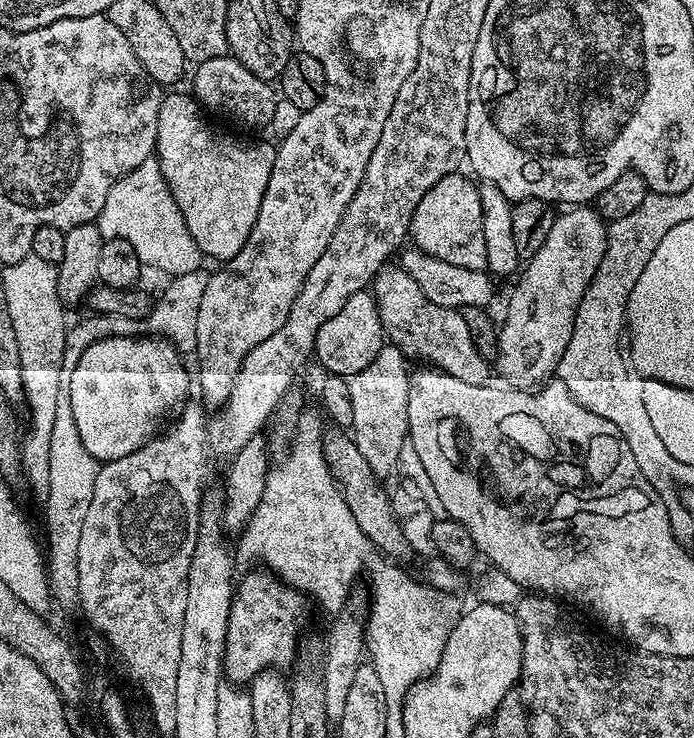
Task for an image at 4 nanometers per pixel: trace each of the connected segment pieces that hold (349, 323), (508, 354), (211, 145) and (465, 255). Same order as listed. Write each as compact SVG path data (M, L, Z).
M369 291L351 295L346 304L338 310L338 314L330 318L318 332L313 353L315 359L326 368L331 375L351 378L364 370L376 358L385 345L385 335L378 314L374 309L374 301Z
M572 206L557 215L556 221L550 226L550 234L546 234L546 242L542 242L542 246L538 246L535 254L523 265L519 273L520 281L517 282L516 289L508 300L508 309L504 312L504 324L502 320L498 328L494 368L508 379L509 385L517 389L532 390L556 376L556 368L560 365L562 354L570 342L570 334L574 330L578 306L602 262L607 241L605 221L596 213L595 207Z
M180 90L169 91L172 93L169 96L167 93L160 102L154 158L160 164L164 181L178 210L182 212L186 230L190 230L190 238L194 238L198 250L205 257L213 256L219 262L227 262L235 258L238 250L242 250L258 218L258 210L274 170L276 148L268 144L251 144L248 140L235 140L224 132L215 132L204 121L206 116L199 103L187 91L176 91Z
M460 175L443 176L429 192L424 193L412 215L410 240L416 243L413 245L419 251L438 258L442 262L450 262L450 266L483 271L487 264L485 262L485 239L482 235L480 192L475 183L472 184L466 177Z

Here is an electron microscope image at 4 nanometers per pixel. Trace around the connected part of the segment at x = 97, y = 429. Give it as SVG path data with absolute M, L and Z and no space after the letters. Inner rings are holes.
M111 336L105 340L95 340L89 348L84 349L82 358L72 367L66 376L66 386L70 390L70 410L74 410L74 426L78 426L78 434L82 438L82 444L86 450L98 462L107 462L126 458L134 450L145 447L180 411L184 408L184 403L188 400L188 380L190 384L190 372L184 369L184 360L181 349L173 344L171 340L163 338L137 338L134 336Z

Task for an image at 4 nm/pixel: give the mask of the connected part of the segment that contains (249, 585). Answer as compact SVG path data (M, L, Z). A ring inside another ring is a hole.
M248 572L244 577L239 577L232 593L232 605L228 610L228 629L224 634L224 658L222 672L228 676L233 685L244 686L252 681L259 672L269 670L284 670L297 659L296 643L300 640L300 631L308 620L308 604L299 592L299 587L285 582L275 574L263 576L260 572Z

